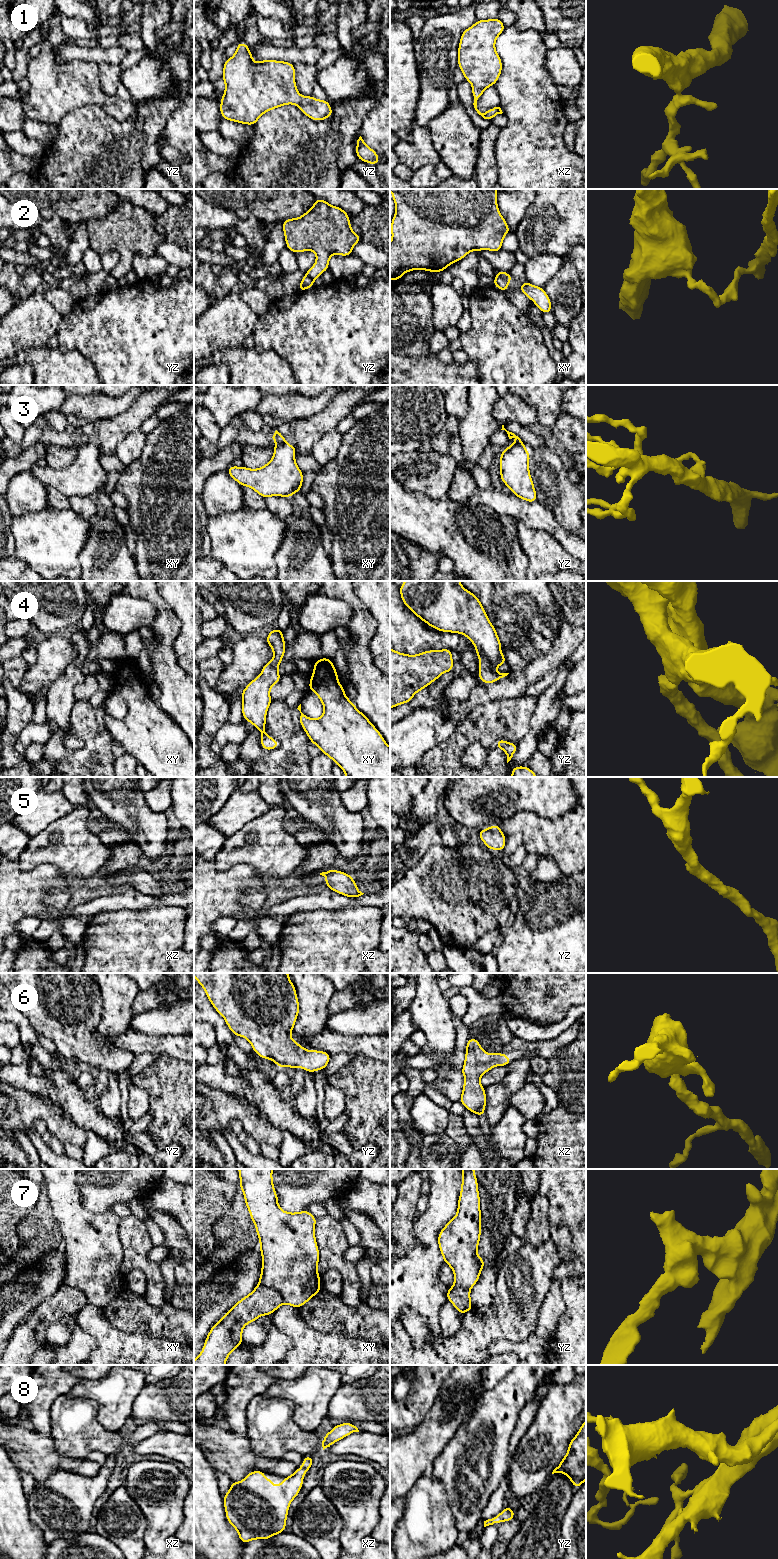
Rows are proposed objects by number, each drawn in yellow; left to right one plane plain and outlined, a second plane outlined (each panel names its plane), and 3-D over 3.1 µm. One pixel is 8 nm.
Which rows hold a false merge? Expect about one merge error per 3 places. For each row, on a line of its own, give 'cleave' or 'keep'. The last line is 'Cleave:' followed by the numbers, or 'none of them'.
1: keep
2: cleave
3: cleave
4: keep
5: keep
6: keep
7: cleave
8: keep
Cleave: 2, 3, 7

